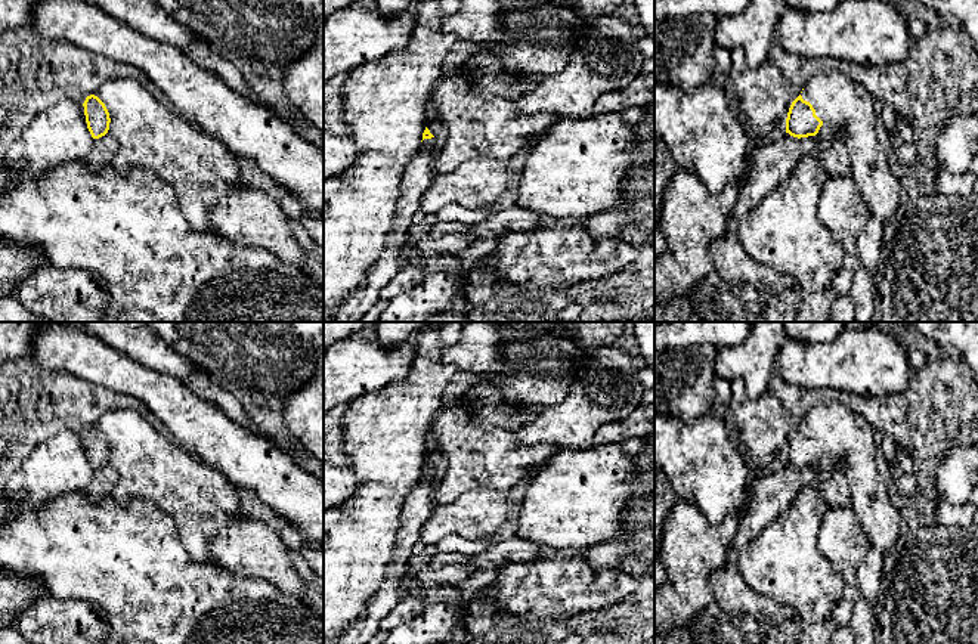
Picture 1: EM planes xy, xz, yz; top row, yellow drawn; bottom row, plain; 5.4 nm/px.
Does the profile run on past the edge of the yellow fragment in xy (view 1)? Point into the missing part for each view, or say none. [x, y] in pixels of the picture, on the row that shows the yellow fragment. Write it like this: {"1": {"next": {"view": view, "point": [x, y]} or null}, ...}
{"1": {"next": null}}

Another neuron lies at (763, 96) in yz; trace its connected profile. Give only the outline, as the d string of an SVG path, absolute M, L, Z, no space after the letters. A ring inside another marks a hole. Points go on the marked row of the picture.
M742 49L730 50L730 58L728 89L743 126L756 140L777 139L786 131L789 108L802 89L768 61L750 68Z

